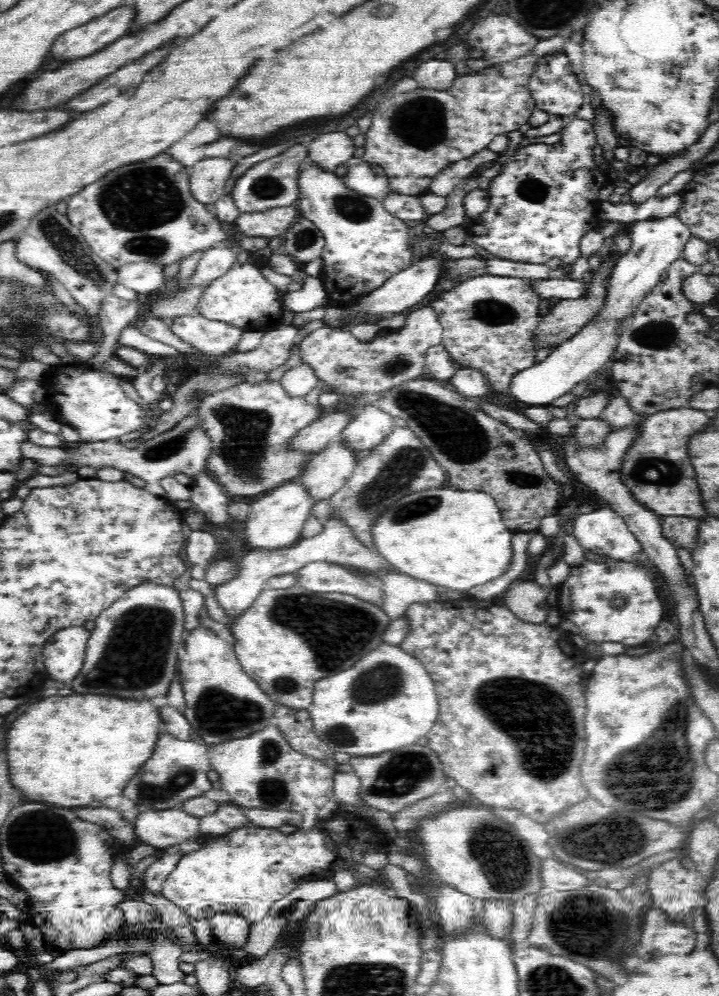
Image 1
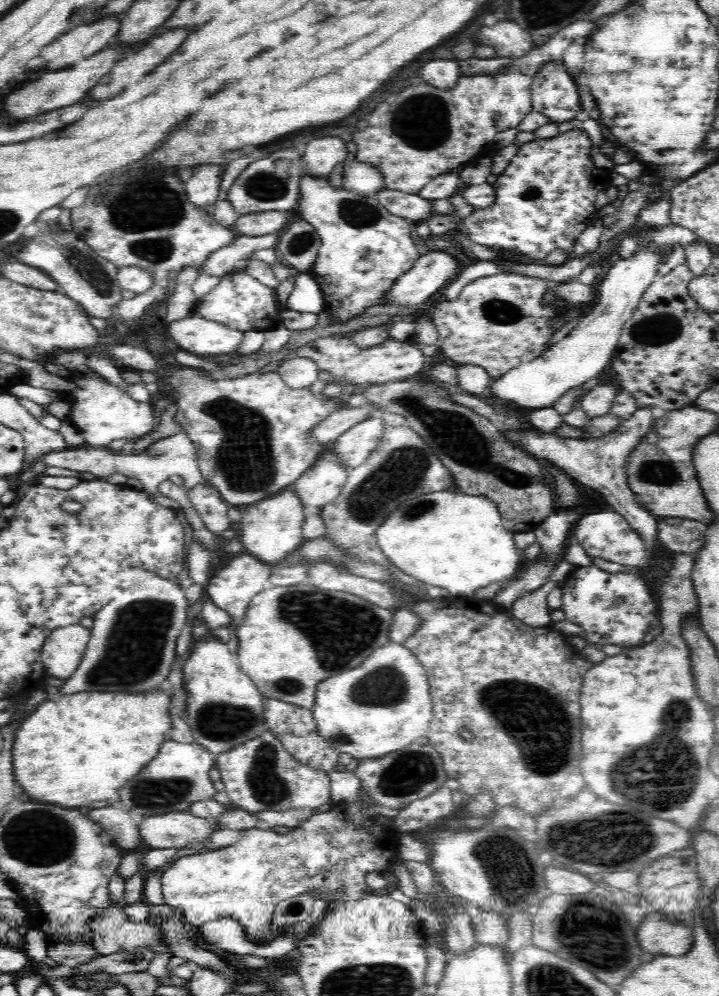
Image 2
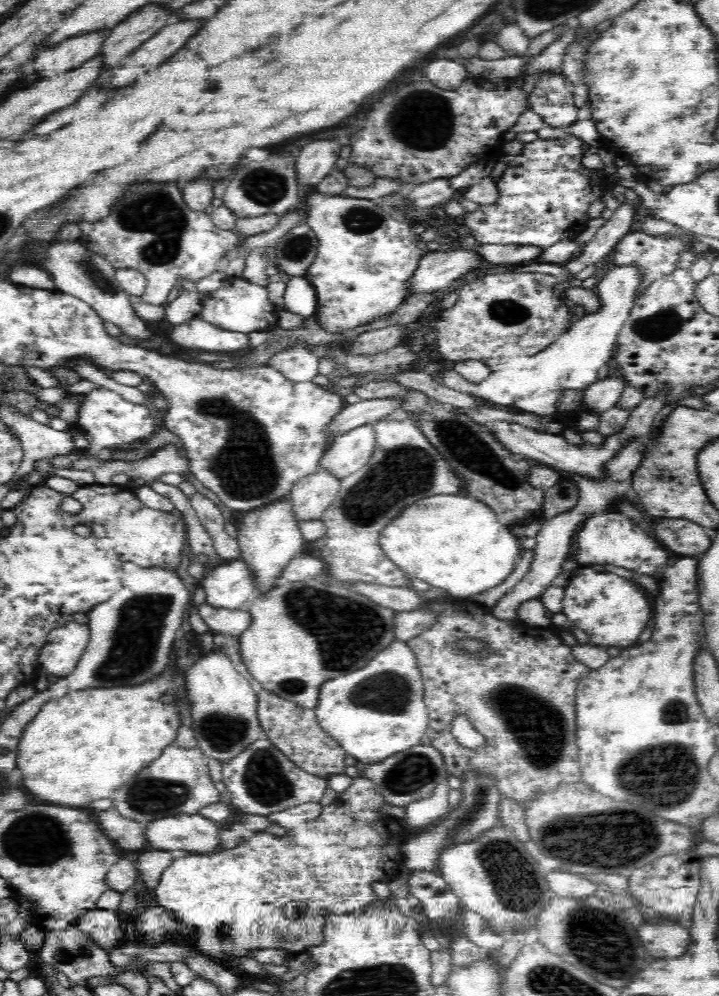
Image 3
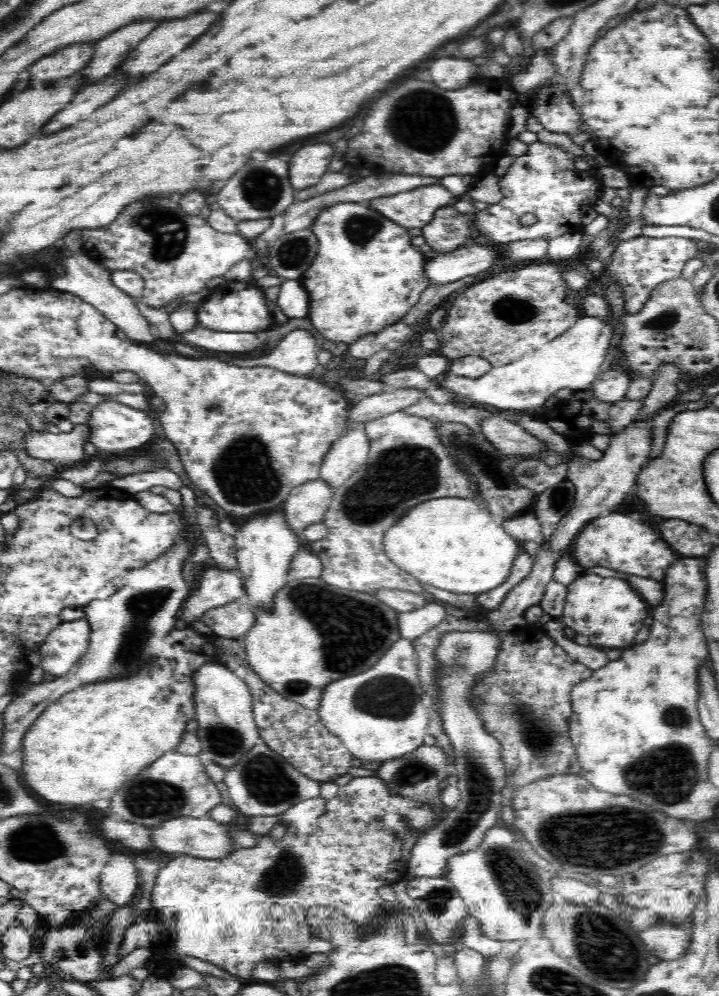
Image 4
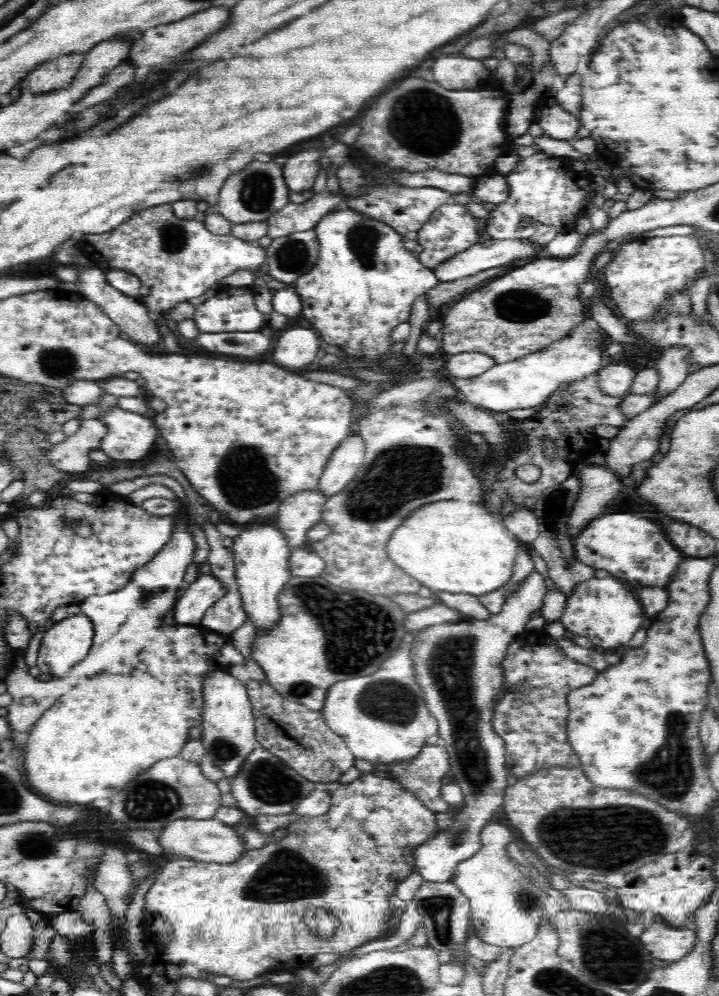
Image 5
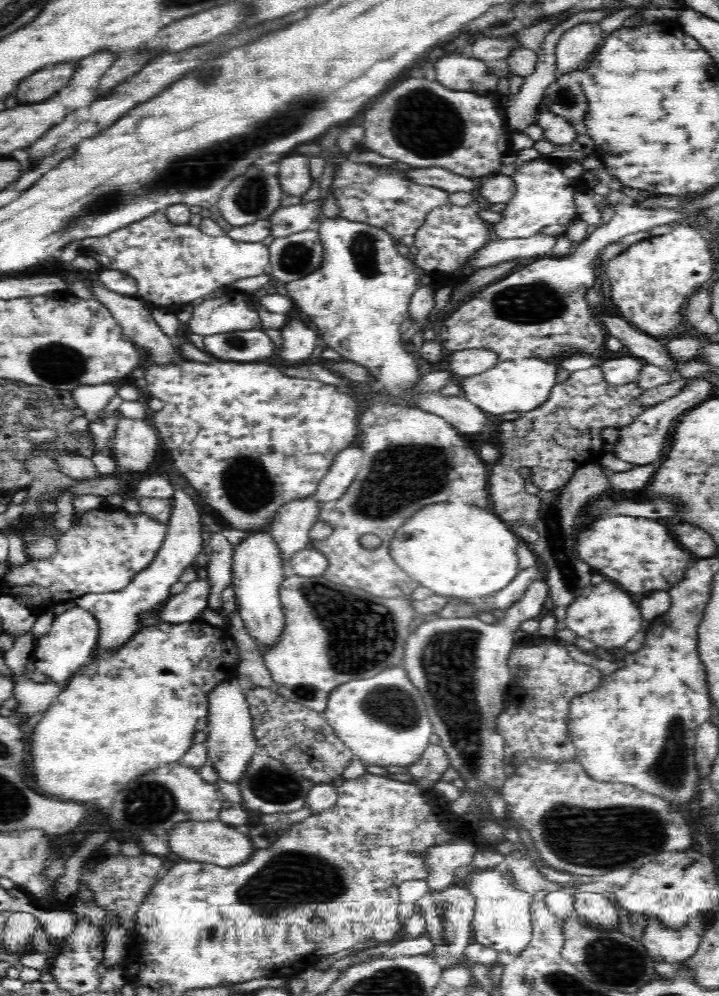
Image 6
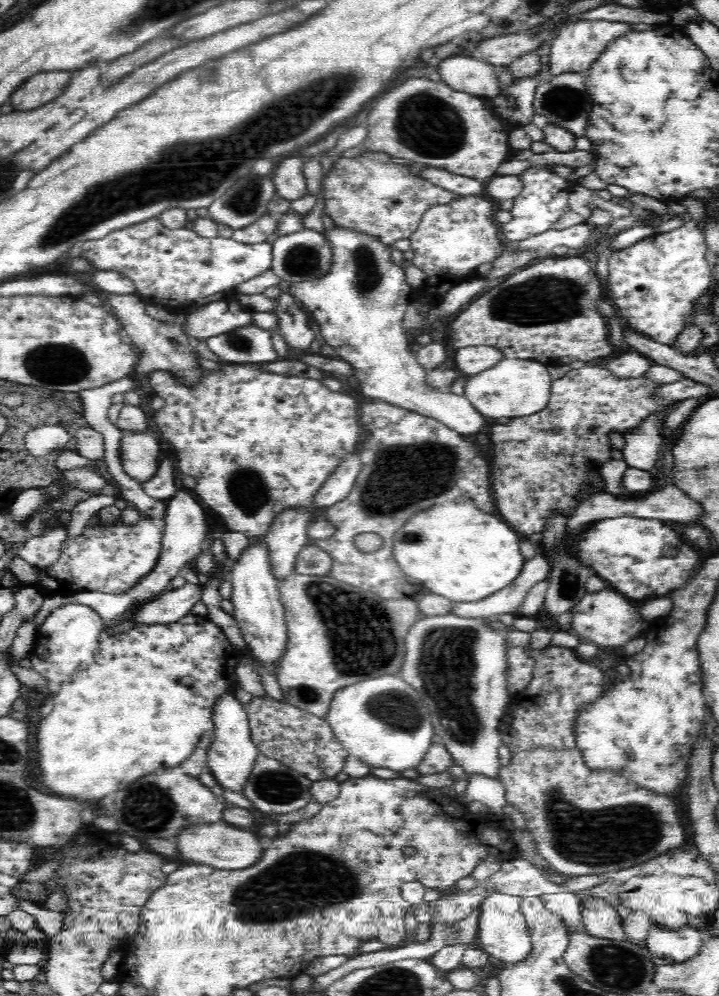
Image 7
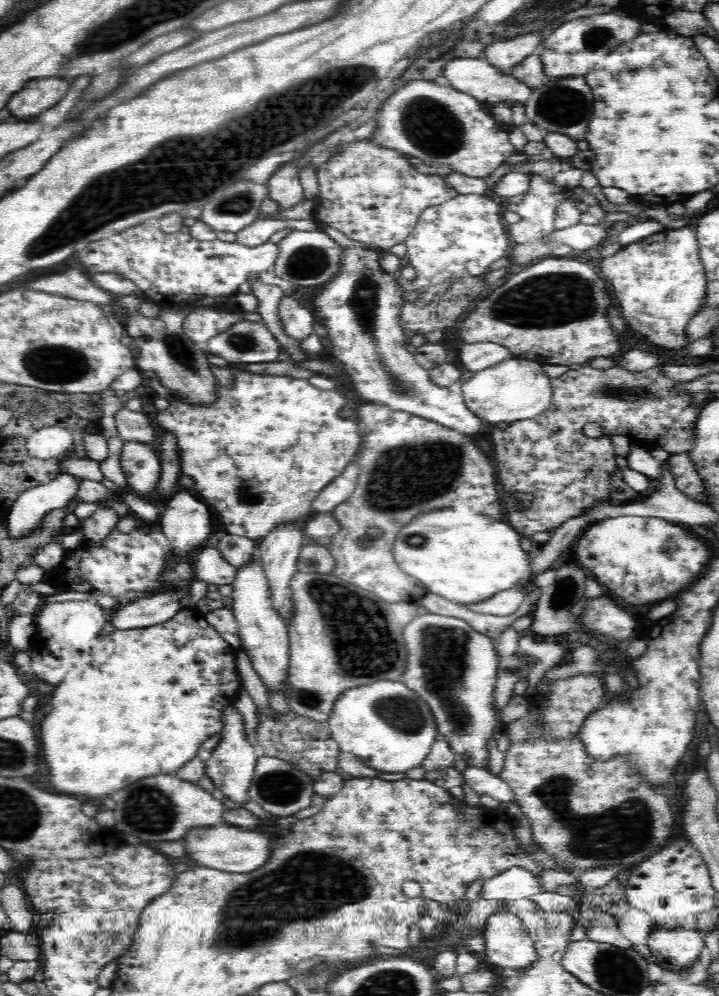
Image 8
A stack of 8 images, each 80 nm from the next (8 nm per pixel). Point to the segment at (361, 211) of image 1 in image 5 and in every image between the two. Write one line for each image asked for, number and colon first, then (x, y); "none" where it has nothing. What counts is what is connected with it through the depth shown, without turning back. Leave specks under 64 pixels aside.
2: (364, 249)
3: (365, 257)
4: (366, 275)
5: (363, 284)

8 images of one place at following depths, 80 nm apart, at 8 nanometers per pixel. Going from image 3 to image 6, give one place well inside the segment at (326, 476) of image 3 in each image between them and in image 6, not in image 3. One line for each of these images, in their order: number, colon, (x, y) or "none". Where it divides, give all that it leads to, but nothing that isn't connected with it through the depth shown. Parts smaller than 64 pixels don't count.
4: (306, 504)
5: (299, 512)
6: (292, 523)

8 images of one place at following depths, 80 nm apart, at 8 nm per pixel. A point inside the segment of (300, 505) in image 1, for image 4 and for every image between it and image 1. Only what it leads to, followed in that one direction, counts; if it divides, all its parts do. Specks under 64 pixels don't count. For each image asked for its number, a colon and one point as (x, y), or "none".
2: (271, 529)
3: (269, 536)
4: (265, 544)

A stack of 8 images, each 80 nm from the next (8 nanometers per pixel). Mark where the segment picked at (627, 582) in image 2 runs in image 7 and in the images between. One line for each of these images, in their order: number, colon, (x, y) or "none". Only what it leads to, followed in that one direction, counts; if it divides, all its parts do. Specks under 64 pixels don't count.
3: (613, 611)
4: (607, 610)
5: (603, 610)
6: (603, 614)
7: (607, 618)

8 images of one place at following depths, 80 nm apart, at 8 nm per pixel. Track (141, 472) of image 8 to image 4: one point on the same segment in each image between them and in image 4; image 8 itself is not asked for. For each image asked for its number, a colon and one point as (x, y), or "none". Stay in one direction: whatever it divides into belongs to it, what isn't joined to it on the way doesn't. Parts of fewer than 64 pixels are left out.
4: (117, 429)
5: (130, 437)
6: (135, 442)
7: (139, 451)

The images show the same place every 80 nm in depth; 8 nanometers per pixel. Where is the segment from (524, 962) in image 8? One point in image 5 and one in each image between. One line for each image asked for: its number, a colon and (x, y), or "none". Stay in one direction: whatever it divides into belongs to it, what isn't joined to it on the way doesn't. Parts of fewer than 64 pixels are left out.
5: (506, 905)
6: (502, 920)
7: (502, 931)

